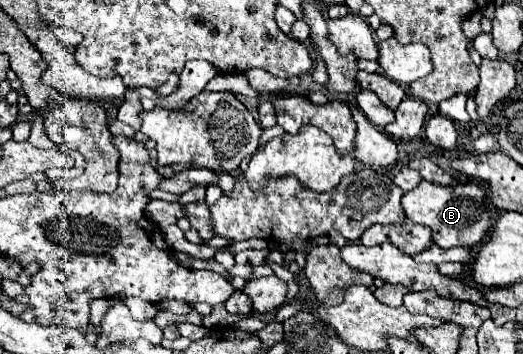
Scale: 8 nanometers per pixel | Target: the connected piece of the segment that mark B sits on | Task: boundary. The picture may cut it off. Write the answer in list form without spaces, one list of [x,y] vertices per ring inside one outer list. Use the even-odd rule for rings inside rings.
[[[420,181],[418,187],[402,195],[402,207],[410,221],[428,225],[432,229],[432,241],[442,249],[474,247],[482,243],[492,221],[492,213],[486,203],[486,191],[474,183],[456,183],[440,187],[430,185],[428,181]]]

